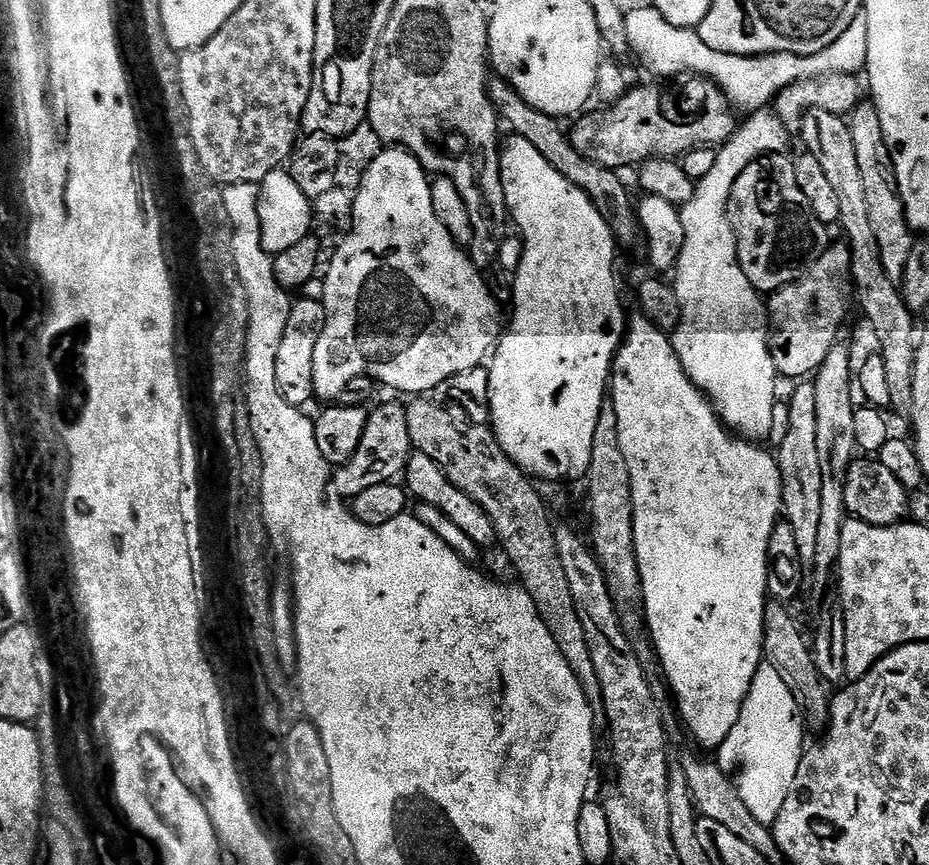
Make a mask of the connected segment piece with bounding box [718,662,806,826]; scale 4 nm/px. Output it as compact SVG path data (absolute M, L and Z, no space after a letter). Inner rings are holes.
M766 662L761 663L744 699L738 722L734 730L730 730L724 747L718 752L720 769L732 777L738 794L742 794L742 802L746 802L750 814L754 814L758 822L771 826L778 818L778 810L782 810L782 802L786 802L786 794L790 794L790 786L794 786L800 760L806 751L804 736L806 737L806 729L804 721L800 718L798 706L794 702L794 694L790 694L786 682L782 682L781 676L774 671L774 666Z

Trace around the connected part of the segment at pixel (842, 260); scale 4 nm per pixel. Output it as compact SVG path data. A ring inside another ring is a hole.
M847 243L825 247L807 272L767 297L768 349L781 377L808 378L819 372L826 354L841 339L840 327L848 316L848 300L840 293L836 276L843 272L845 275L851 267L852 252Z

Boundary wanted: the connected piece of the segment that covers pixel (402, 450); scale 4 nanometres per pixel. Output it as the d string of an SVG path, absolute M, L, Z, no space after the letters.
M403 403L380 404L369 411L366 430L362 434L362 442L358 442L354 458L335 469L334 492L337 497L357 496L370 486L378 486L378 482L393 482L403 473L414 451L410 442L410 426L406 426L407 413Z

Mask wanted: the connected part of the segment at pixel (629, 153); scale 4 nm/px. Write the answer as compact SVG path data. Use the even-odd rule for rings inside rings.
M685 74L665 84L668 85L664 89L660 89L656 84L648 84L645 88L629 87L624 97L611 106L601 107L601 112L585 111L575 121L577 124L570 128L574 150L578 150L582 158L590 158L590 162L598 162L607 168L625 170L624 168L630 167L631 164L639 166L645 160L680 158L693 148L723 146L732 139L738 127L737 113L724 97L724 91L713 80L707 80L704 76Z

